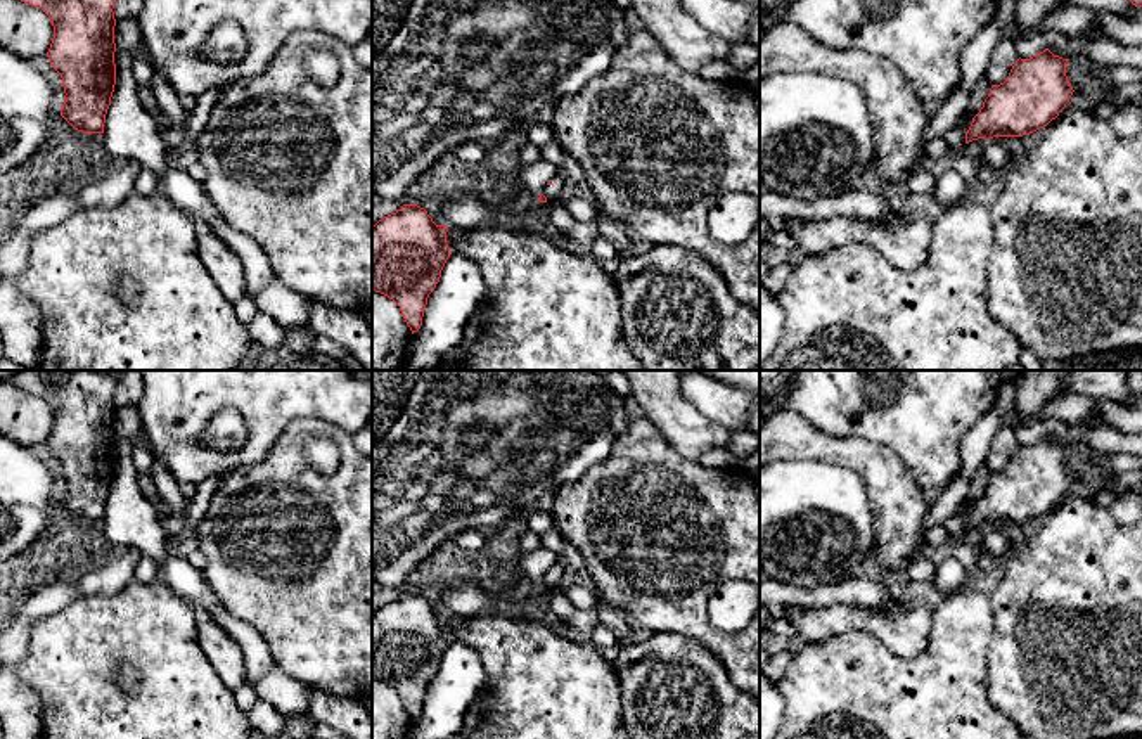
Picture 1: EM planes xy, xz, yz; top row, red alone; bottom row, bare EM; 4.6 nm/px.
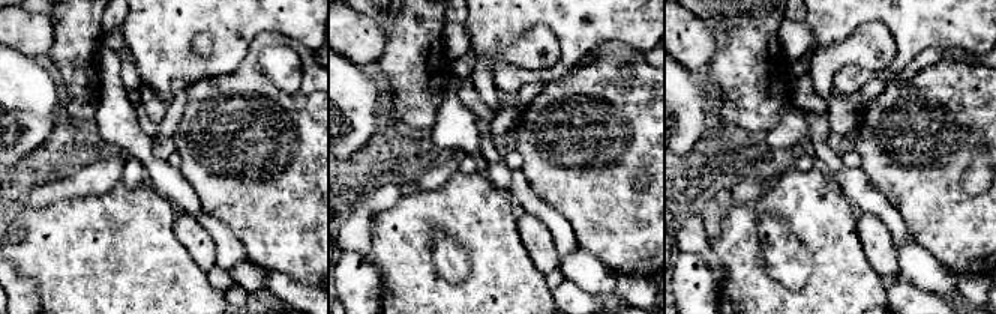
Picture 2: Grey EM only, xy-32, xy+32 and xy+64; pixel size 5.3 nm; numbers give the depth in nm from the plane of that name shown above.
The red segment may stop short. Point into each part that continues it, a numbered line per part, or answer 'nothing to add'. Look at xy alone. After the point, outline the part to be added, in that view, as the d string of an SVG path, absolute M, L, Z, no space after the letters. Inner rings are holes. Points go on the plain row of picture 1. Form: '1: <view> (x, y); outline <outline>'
nothing to add

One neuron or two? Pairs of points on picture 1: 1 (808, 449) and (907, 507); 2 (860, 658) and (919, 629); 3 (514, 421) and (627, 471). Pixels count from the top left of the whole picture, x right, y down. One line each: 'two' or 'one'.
1: one
2: two
3: two

